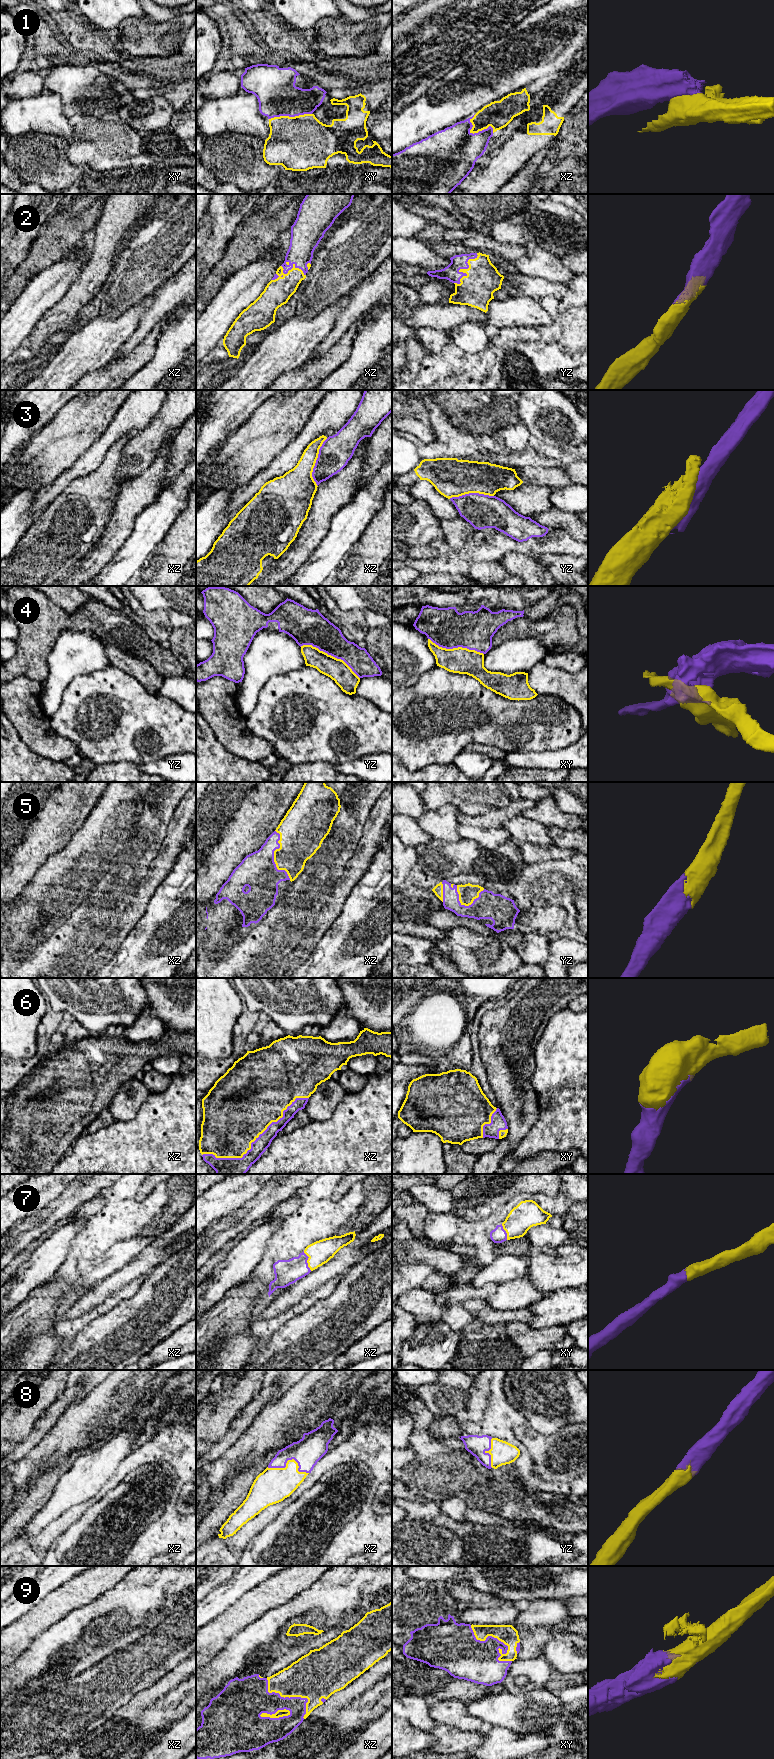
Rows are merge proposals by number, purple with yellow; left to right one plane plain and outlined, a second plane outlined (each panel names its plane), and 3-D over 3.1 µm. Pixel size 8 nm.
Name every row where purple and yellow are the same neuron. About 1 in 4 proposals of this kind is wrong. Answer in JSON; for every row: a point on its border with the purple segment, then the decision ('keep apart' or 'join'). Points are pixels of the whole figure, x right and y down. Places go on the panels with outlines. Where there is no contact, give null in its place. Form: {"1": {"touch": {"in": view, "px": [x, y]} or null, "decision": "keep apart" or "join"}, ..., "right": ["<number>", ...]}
{"1": {"touch": {"in": "xz", "px": [477, 133]}, "decision": "keep apart"}, "2": {"touch": {"in": "yz", "px": [461, 268]}, "decision": "join"}, "3": {"touch": {"in": "xz", "px": [316, 462]}, "decision": "keep apart"}, "4": {"touch": {"in": "yz", "px": [330, 654]}, "decision": "keep apart"}, "5": {"touch": {"in": "xz", "px": [273, 857]}, "decision": "join"}, "6": {"touch": {"in": "xz", "px": [256, 1139]}, "decision": "join"}, "7": {"touch": {"in": "xz", "px": [306, 1261]}, "decision": "join"}, "8": {"touch": {"in": "xz", "px": [289, 1459]}, "decision": "join"}, "9": {"touch": {"in": "xy", "px": [498, 1640]}, "decision": "join"}, "right": ["2", "5", "6", "7", "8", "9"]}

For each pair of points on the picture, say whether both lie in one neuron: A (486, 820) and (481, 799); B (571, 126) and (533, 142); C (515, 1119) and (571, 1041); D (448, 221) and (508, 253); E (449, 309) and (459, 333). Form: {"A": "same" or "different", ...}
{"A": "different", "B": "different", "C": "different", "D": "different", "E": "different"}

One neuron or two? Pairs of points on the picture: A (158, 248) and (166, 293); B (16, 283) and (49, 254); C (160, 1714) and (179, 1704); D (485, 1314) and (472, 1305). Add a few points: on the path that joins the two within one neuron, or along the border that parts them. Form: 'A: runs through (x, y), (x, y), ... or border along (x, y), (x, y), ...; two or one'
A: border along (181, 267), (159, 287); two
B: runs through (23, 275), (41, 257); one
C: runs through (165, 1711), (174, 1706); one
D: runs through (482, 1312), (475, 1306); one

